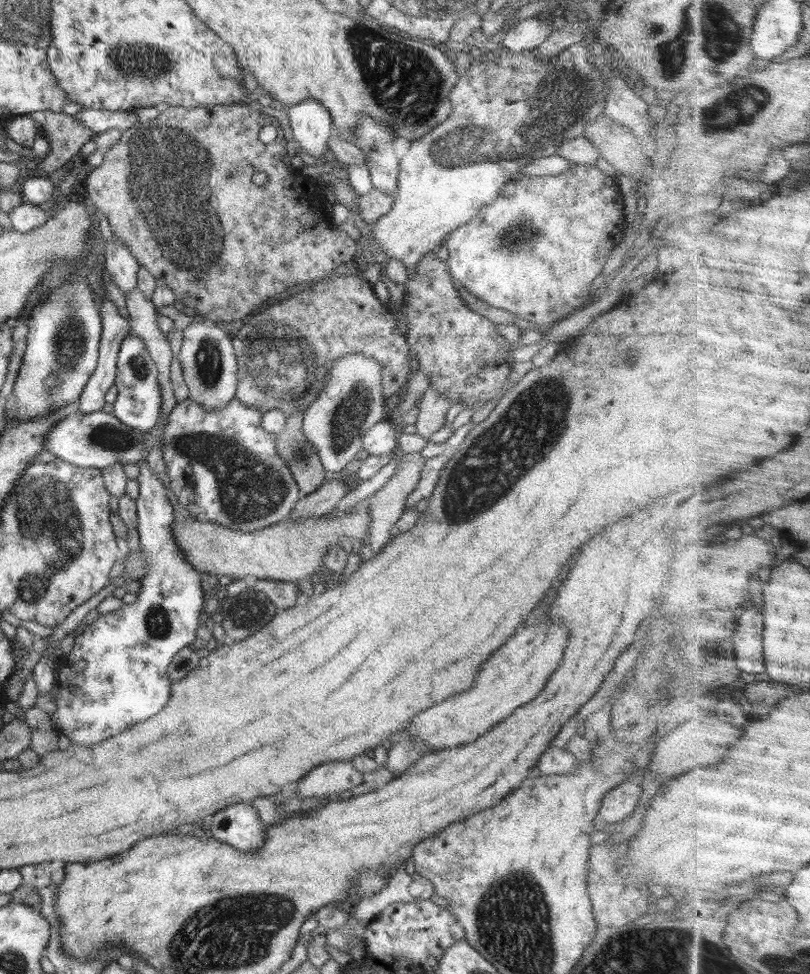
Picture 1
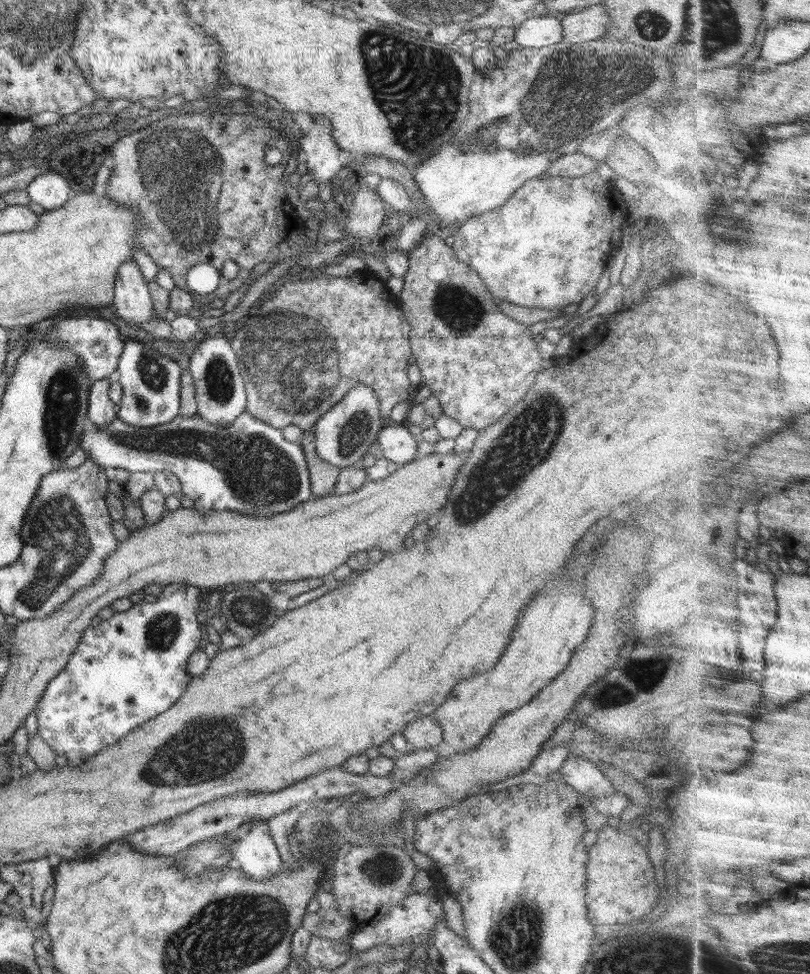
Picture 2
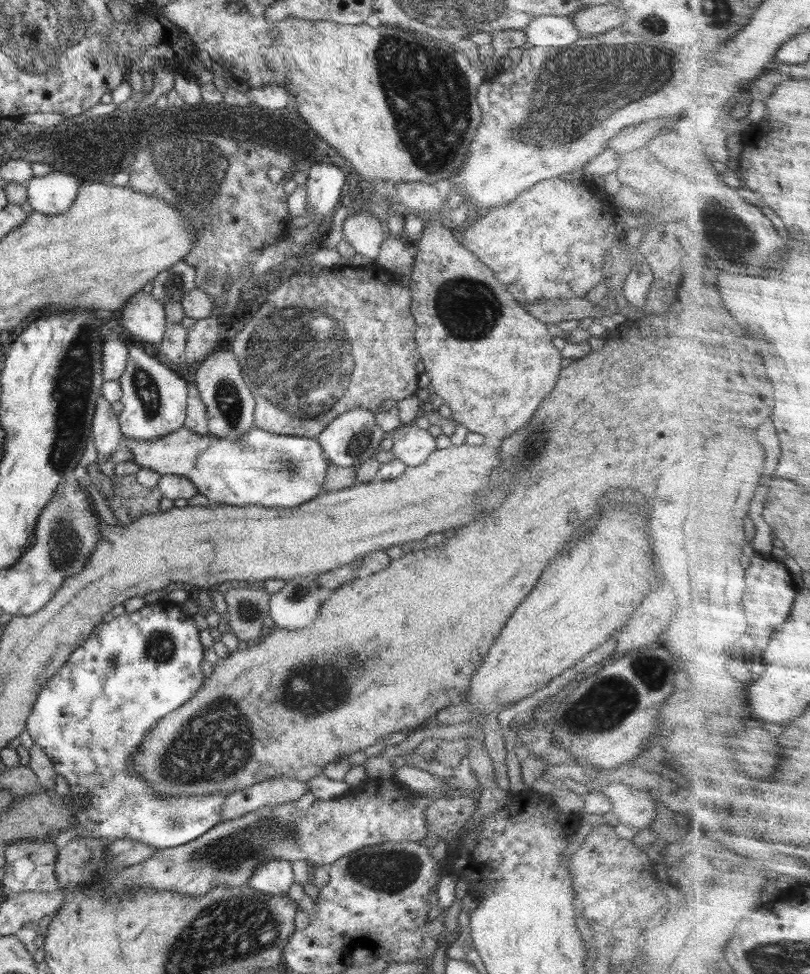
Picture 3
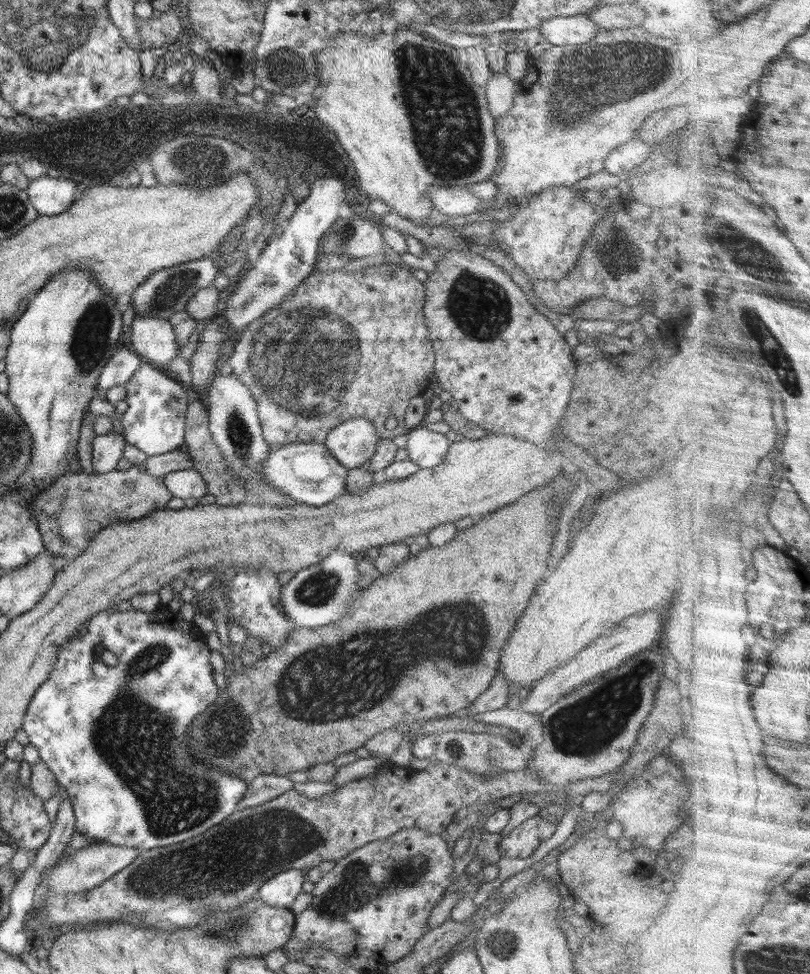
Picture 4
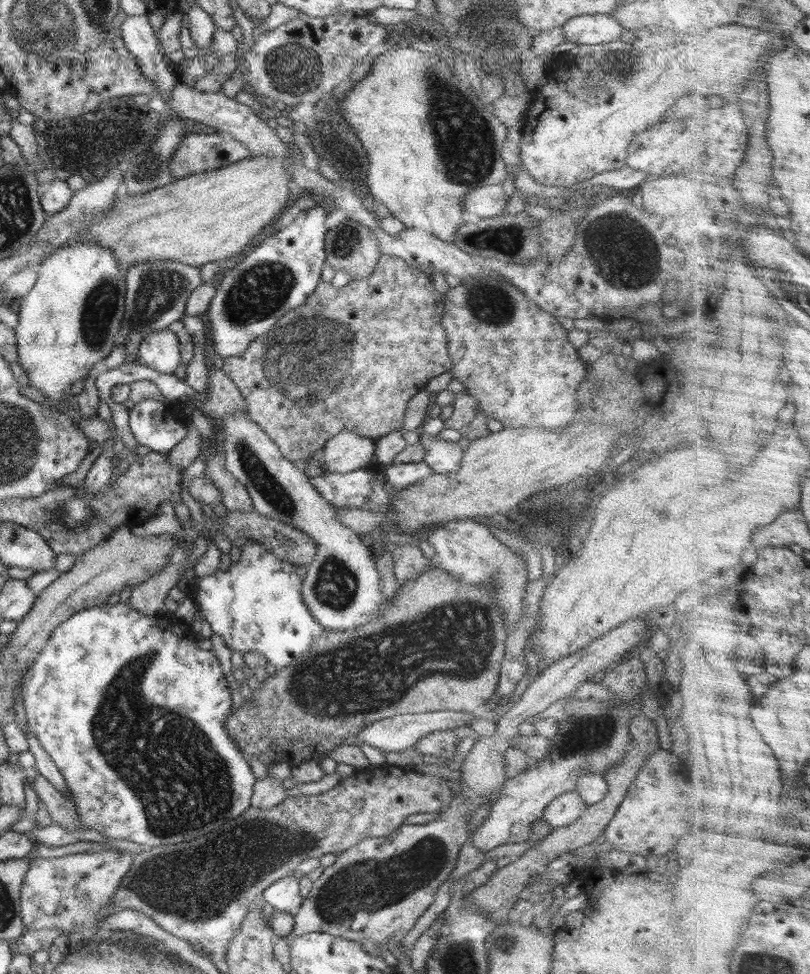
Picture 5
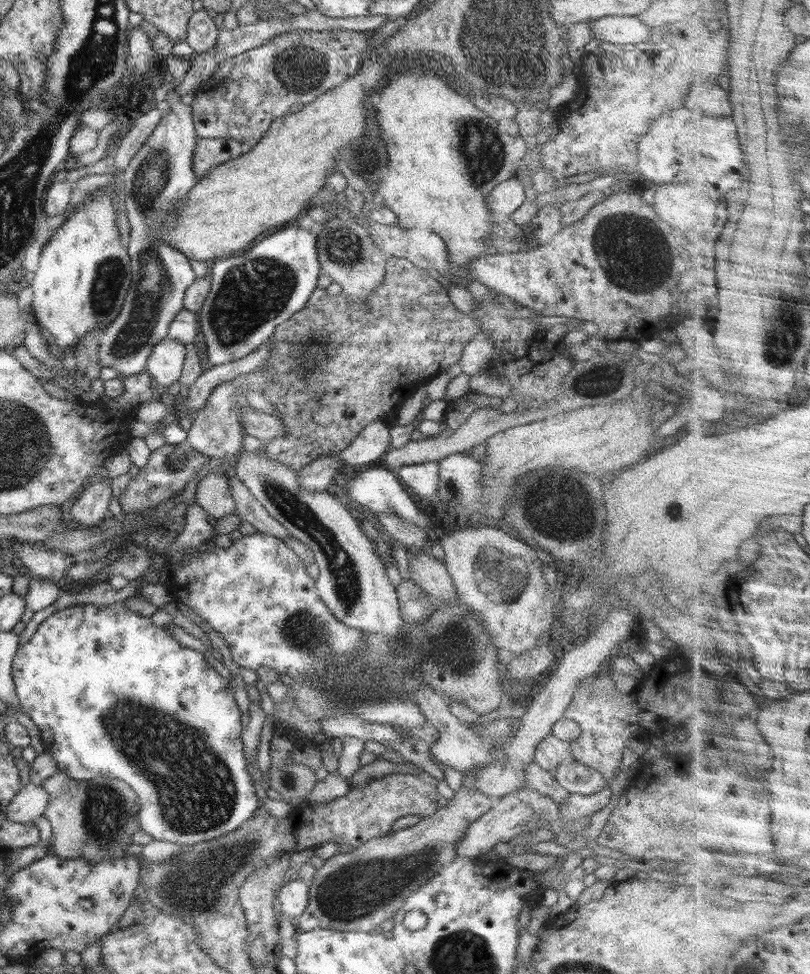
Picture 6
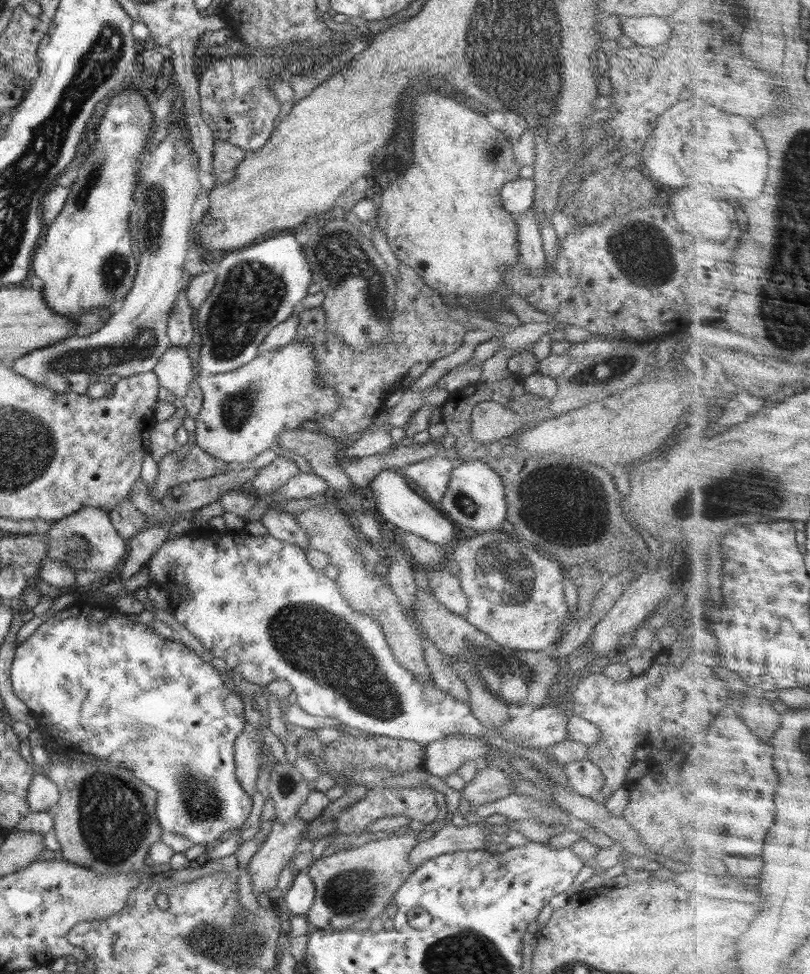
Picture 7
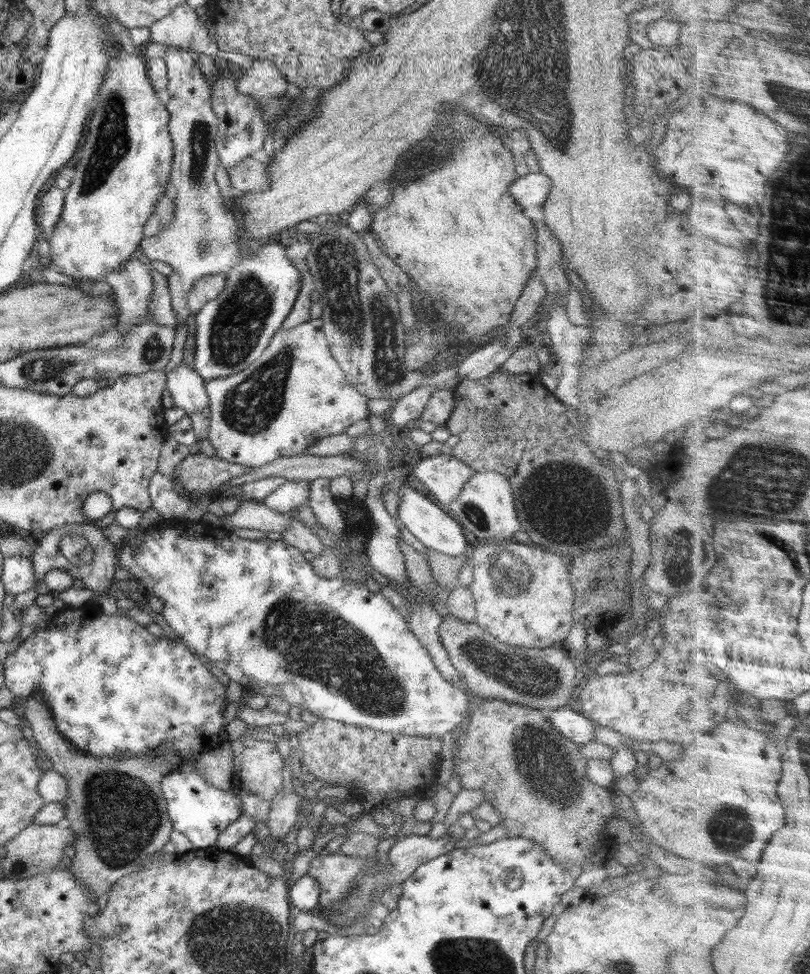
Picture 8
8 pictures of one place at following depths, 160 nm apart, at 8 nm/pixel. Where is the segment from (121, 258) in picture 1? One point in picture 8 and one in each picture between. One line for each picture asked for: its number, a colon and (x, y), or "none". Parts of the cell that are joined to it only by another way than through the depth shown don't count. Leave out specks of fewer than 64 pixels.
2: (132, 298)
3: (141, 316)
4: (153, 339)
5: (160, 351)
6: (165, 363)
7: (174, 371)
8: (187, 388)

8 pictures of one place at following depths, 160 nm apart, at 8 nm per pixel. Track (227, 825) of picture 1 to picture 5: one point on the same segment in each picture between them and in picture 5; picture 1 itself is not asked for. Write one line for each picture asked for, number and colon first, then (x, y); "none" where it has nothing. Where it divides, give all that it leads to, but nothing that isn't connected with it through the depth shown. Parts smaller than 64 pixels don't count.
2: (254, 851)
3: (275, 877)
4: (281, 890)
5: (284, 895)

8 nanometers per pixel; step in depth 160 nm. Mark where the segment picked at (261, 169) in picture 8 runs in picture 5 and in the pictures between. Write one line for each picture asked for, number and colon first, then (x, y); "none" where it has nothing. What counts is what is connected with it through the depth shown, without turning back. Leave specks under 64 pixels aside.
5: (197, 153)
6: (209, 153)
7: (227, 156)

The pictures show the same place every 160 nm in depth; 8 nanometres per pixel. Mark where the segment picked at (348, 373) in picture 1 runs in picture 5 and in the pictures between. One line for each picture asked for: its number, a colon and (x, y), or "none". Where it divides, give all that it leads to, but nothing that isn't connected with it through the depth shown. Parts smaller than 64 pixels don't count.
2: (345, 432)
3: (352, 437)
4: (352, 443)
5: (347, 451)

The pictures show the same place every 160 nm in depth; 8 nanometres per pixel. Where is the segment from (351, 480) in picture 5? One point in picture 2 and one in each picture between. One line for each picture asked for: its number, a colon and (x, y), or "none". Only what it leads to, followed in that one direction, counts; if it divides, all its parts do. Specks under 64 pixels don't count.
2: (247, 466)
3: (271, 470)
4: (307, 472)

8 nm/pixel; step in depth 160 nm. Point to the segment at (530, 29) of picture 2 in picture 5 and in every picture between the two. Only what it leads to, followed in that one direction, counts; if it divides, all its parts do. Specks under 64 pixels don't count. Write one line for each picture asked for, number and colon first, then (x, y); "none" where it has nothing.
3: (551, 31)
4: (564, 30)
5: (593, 29)

